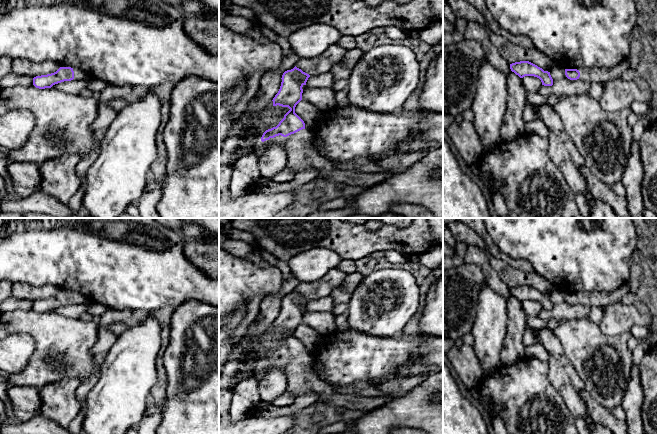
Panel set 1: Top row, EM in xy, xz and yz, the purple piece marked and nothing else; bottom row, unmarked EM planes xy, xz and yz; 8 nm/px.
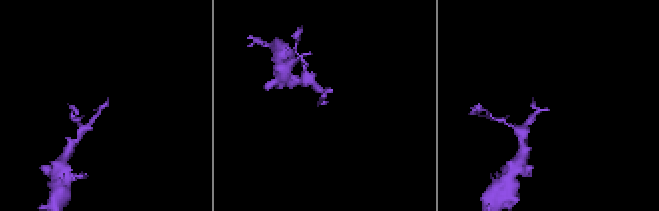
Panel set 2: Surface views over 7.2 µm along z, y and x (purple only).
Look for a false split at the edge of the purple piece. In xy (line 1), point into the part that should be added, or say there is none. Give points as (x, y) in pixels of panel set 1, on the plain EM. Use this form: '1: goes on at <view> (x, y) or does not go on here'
1: goes on at xy (78, 298)

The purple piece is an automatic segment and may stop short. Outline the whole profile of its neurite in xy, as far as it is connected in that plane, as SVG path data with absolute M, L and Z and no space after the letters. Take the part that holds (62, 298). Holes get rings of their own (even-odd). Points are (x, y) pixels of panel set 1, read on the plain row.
M60 291L54 297L34 301L33 309L39 313L45 313L64 305L78 304L84 301L87 301L87 298L77 292Z

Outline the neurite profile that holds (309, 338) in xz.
M301 324L295 331L295 337L304 345L305 353L312 354L321 343L322 335Z

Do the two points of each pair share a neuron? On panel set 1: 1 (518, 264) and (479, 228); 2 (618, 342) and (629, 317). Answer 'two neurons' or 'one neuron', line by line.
1: one neuron
2: two neurons

